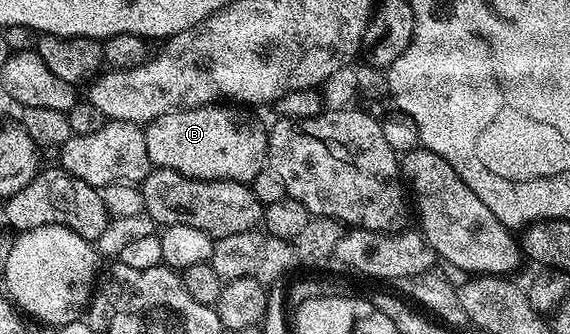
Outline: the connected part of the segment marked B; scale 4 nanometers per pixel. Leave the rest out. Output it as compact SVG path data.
M228 105L196 106L194 110L176 110L170 114L159 116L144 127L147 140L147 156L154 167L162 166L168 170L179 172L188 178L199 180L227 180L228 182L252 183L259 172L266 169L269 156L269 136L266 127L236 114Z

